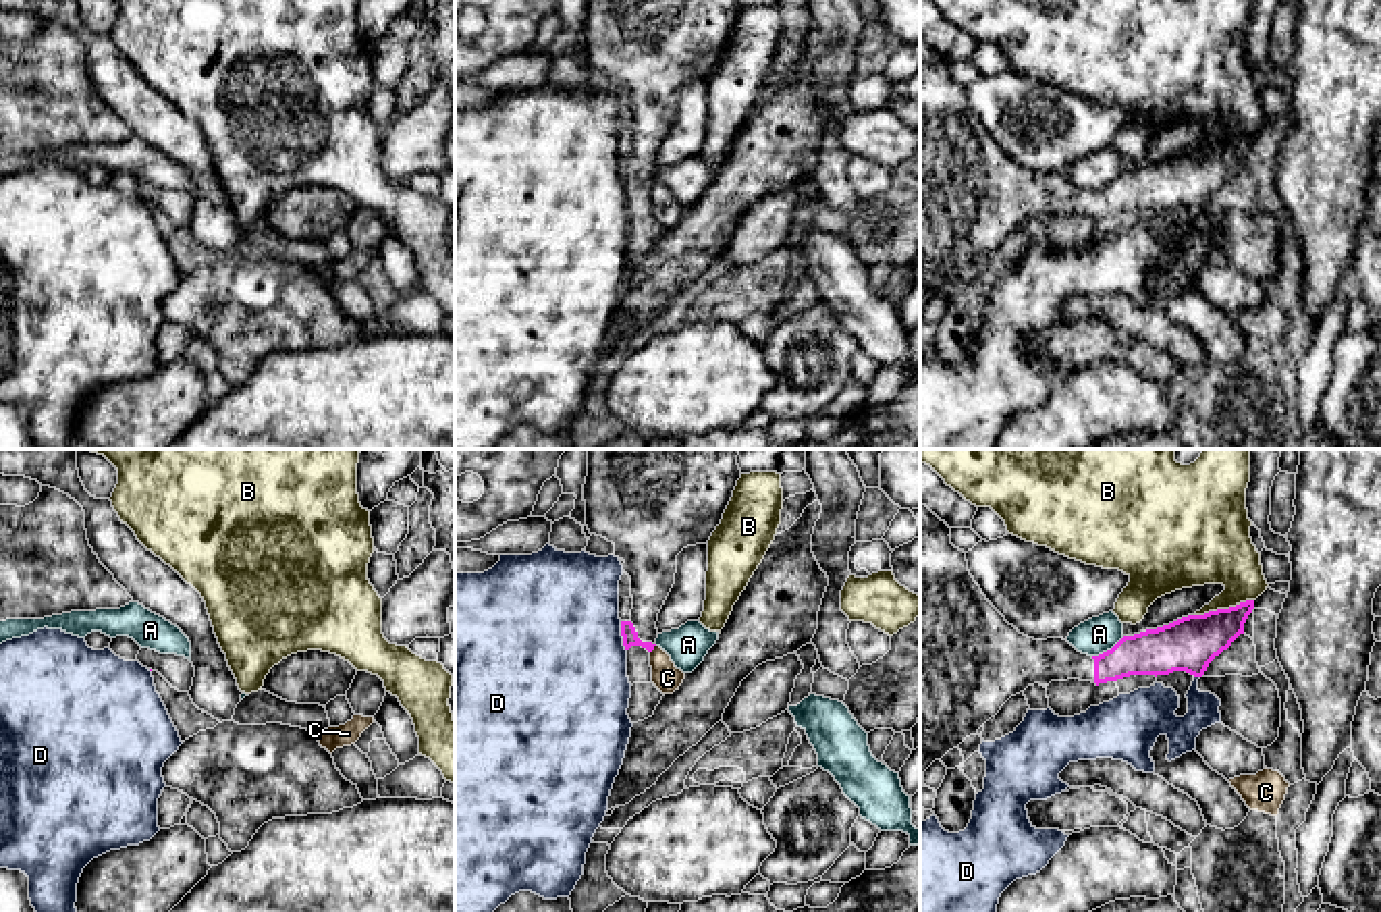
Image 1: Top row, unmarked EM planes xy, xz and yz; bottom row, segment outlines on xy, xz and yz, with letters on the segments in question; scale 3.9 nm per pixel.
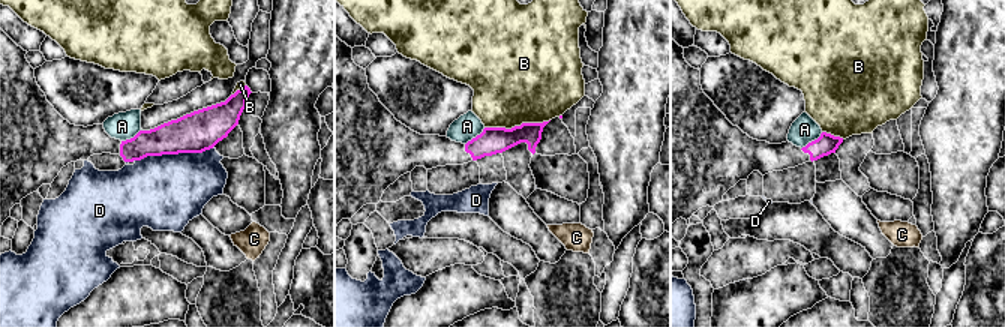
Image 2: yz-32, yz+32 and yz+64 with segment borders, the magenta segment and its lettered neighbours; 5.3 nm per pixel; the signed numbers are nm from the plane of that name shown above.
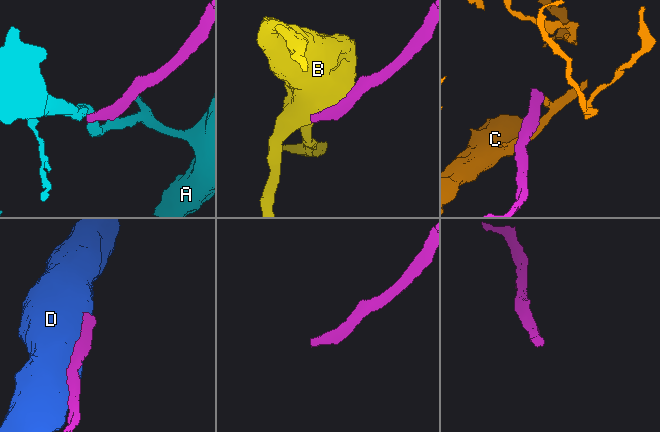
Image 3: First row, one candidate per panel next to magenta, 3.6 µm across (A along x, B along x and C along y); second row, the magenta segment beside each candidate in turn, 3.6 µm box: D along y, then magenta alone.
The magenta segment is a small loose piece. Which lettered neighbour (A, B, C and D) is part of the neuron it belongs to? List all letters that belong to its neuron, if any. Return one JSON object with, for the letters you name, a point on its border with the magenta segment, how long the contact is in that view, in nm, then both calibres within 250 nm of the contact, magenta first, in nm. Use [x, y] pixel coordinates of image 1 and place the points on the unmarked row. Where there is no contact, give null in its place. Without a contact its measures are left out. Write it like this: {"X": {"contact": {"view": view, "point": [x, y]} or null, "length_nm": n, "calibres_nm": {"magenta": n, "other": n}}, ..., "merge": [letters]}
{"merge": []}

